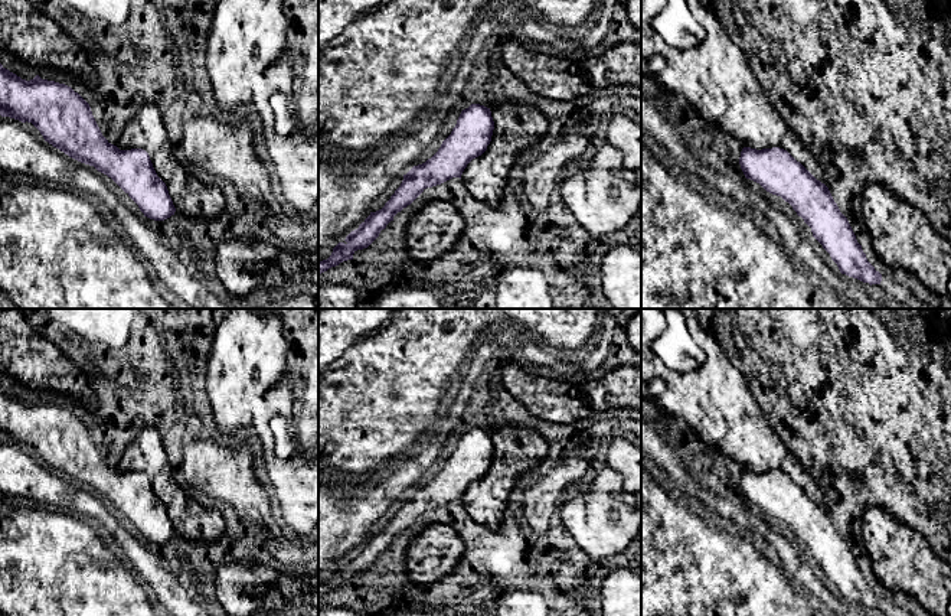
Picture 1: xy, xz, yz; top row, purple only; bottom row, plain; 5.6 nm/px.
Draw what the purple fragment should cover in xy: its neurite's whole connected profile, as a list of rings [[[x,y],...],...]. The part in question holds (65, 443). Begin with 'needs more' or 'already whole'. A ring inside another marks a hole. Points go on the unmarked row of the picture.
already whole; [[[0,387],[0,439],[32,446],[45,465],[111,501],[144,540],[164,544],[176,531],[143,472],[120,473],[101,456],[89,427],[71,410],[36,398],[26,404]]]

